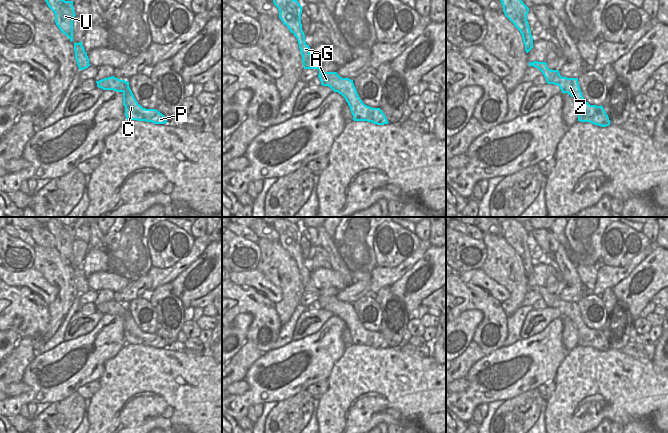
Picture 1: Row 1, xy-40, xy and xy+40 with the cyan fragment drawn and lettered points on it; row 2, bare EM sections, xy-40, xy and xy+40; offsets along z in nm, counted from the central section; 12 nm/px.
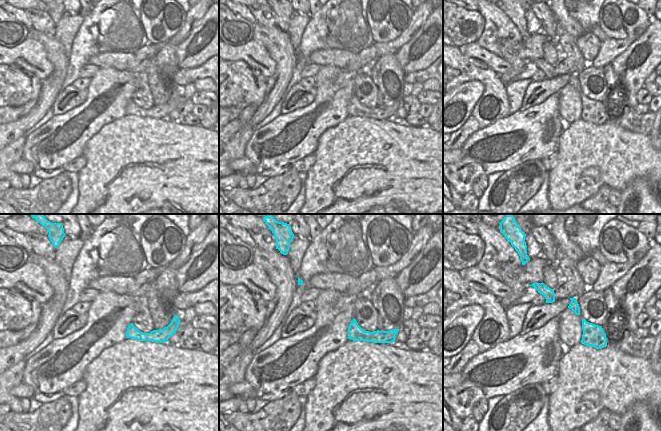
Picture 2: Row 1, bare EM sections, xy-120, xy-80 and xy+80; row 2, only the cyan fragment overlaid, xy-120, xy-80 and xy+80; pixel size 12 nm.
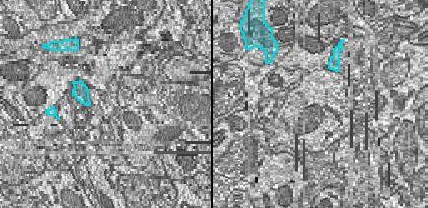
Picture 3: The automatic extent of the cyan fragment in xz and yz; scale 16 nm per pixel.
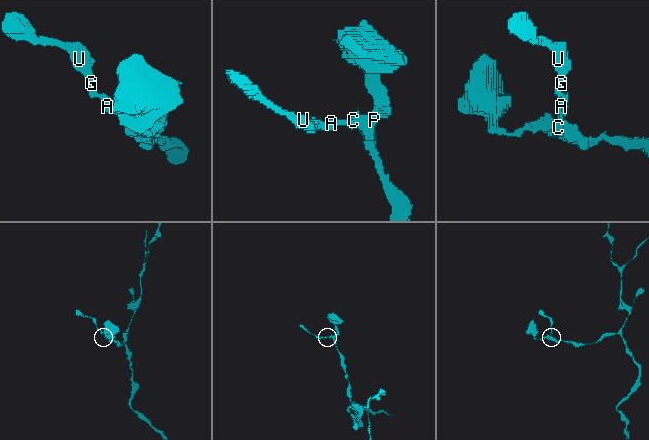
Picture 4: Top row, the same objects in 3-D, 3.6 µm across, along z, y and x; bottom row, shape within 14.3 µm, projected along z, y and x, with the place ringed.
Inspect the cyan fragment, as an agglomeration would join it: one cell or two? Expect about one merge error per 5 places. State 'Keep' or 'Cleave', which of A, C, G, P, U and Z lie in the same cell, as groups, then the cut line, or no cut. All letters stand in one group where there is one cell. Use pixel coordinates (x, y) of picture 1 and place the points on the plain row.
Keep. Groups: A C G P U Z. No split.

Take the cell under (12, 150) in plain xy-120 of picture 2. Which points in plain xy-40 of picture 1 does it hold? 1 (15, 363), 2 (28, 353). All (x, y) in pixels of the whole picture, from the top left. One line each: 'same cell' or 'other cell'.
1: same cell
2: same cell

